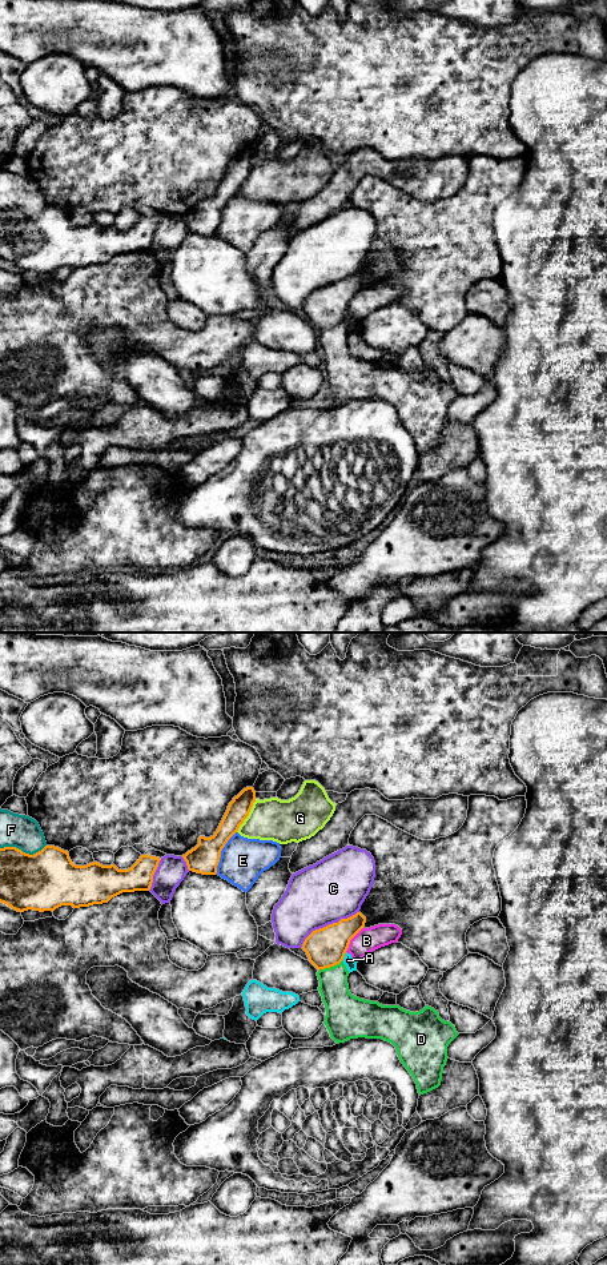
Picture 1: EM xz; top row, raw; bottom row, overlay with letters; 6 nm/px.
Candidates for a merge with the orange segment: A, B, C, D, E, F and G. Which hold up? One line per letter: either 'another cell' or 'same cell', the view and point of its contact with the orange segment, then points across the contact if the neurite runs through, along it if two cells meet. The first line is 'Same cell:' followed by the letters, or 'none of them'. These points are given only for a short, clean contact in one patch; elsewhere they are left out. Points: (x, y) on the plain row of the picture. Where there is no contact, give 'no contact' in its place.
Same cell: none of them
A: another cell; meets orange in xz at (344, 317); border along xz (346, 313), (341, 321)
B: another cell; meets orange in xz at (352, 298)
C: another cell; meets orange in xz at (329, 285)
D: another cell; meets orange in xz at (329, 328); border along xz (341, 321), (318, 332)
E: another cell; meets orange in xz at (220, 213)
F: another cell; meets orange in xz at (23, 213)
G: another cell; meets orange in xz at (248, 175)

